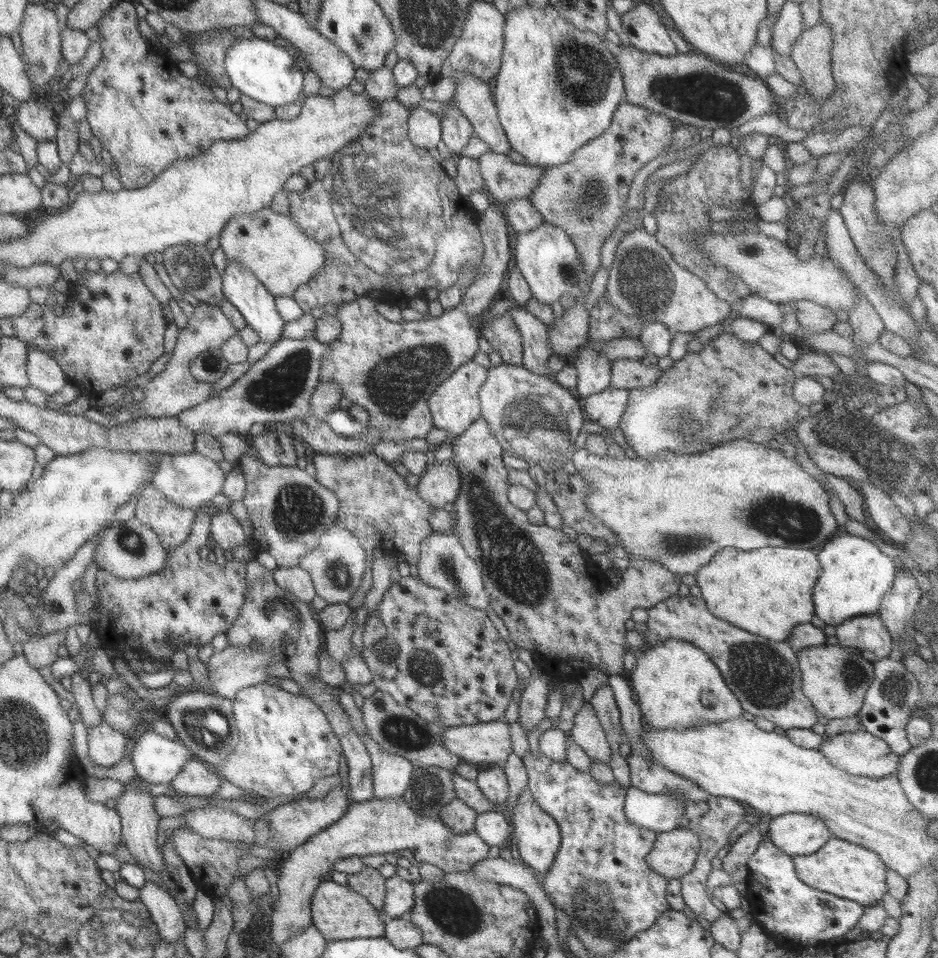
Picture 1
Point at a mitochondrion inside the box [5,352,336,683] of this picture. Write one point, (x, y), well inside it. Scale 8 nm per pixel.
(298, 509)

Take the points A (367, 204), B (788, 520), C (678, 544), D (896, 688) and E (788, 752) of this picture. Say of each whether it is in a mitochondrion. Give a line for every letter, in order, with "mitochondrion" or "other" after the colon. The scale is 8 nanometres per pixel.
A: mitochondrion
B: mitochondrion
C: mitochondrion
D: mitochondrion
E: other

